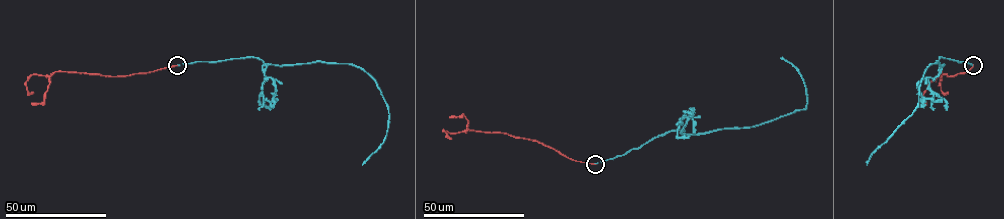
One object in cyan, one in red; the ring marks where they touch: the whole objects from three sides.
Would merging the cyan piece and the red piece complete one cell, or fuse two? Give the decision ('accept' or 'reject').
reject

